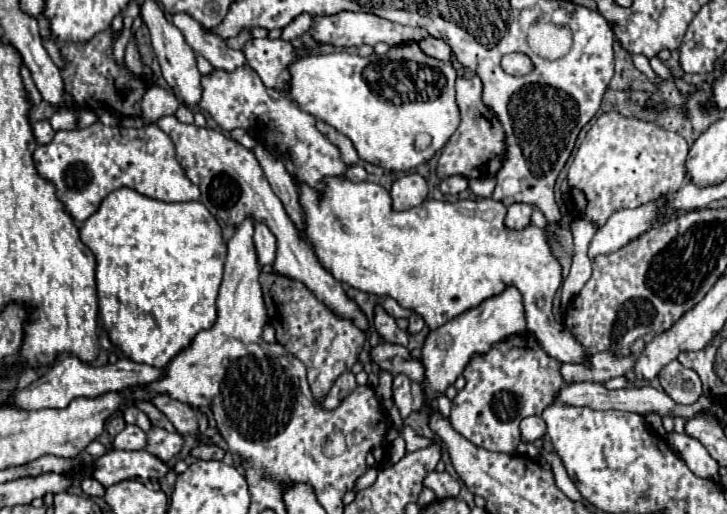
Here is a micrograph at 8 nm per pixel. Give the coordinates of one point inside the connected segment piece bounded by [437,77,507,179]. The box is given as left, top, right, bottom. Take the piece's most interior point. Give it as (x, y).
(479, 138)

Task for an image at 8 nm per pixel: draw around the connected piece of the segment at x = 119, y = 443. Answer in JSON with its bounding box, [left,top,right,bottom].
[113,425,147,451]

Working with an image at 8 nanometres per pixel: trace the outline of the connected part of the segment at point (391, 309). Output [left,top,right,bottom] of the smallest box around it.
[383,297,409,319]

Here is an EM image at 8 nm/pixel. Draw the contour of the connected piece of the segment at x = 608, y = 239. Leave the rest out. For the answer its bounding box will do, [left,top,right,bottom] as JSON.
[589,201,665,257]

